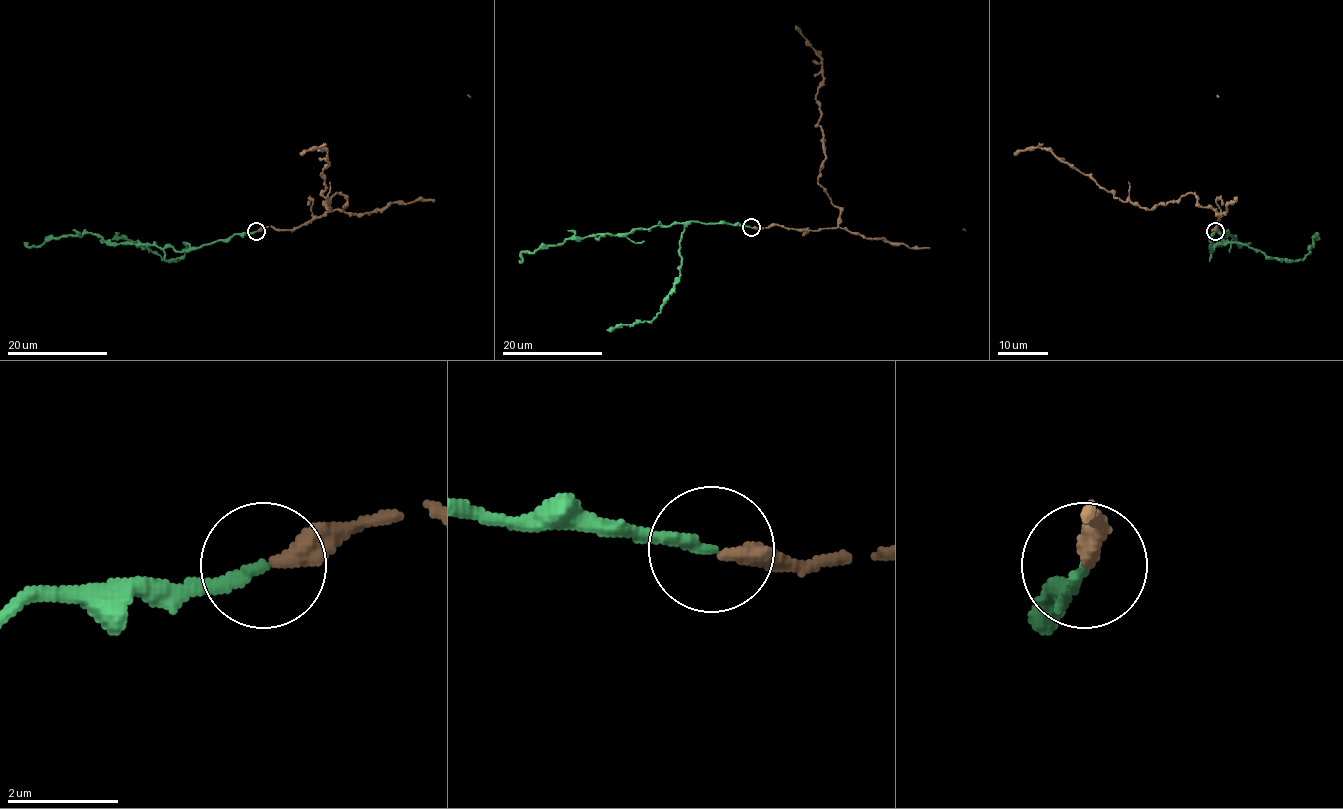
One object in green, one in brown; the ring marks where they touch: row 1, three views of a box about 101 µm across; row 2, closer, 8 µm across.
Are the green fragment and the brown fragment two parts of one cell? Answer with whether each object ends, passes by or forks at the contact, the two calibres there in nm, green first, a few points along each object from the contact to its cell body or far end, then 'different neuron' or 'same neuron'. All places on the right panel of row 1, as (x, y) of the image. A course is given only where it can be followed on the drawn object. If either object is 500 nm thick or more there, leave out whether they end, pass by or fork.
green ends | brown ends | 220/360 nm | green via (1215, 231), (1210, 236), (1212, 251), (1222, 243), (1225, 233), (1240, 246), (1250, 243) | brown via (1215, 231), (1218, 213), (1203, 208), (1194, 194), (1146, 209), (1116, 199), (1050, 151), (1026, 148), (1014, 155) | same neuron

